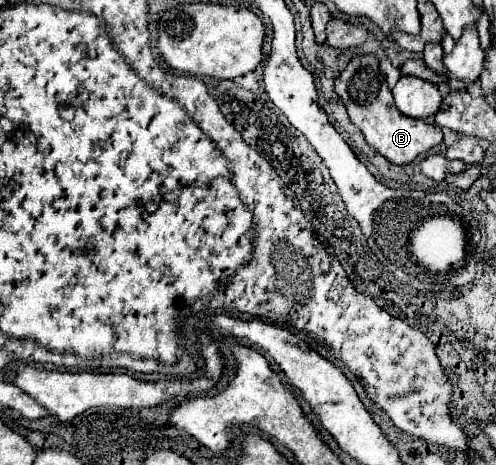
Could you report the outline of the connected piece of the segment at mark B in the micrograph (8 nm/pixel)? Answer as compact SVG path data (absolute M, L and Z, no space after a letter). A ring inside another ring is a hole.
M375 54L353 56L347 68L337 76L335 92L345 104L351 122L365 134L365 140L393 164L399 164L399 166L409 164L419 154L441 144L443 140L443 132L439 126L425 120L417 120L417 118L405 118L397 110L393 102L393 94L387 88L385 76L379 70L379 60Z

